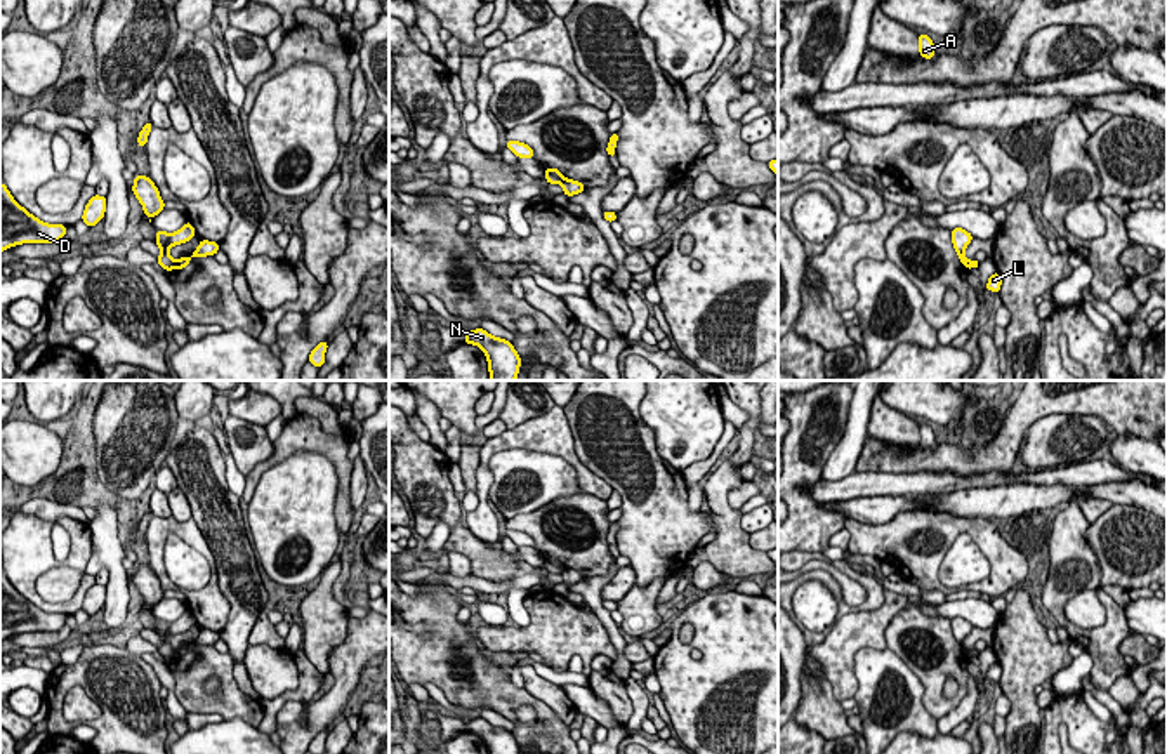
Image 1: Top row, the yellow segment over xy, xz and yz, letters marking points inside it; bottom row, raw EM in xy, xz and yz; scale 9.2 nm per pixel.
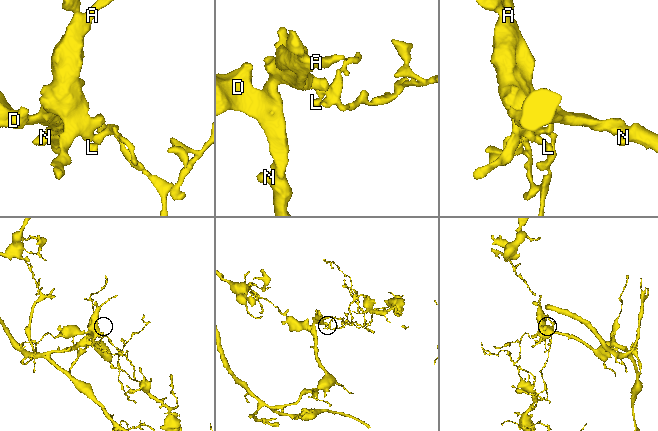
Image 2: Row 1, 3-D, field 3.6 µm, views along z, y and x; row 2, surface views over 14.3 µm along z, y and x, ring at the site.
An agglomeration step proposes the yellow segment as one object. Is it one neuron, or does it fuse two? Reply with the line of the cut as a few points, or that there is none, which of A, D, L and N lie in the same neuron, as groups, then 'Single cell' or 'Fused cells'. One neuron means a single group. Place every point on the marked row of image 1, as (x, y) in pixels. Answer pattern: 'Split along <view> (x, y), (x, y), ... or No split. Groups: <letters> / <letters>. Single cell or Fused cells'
Split along xy (176, 261), (174, 268). Groups: A D N / L. Fused cells

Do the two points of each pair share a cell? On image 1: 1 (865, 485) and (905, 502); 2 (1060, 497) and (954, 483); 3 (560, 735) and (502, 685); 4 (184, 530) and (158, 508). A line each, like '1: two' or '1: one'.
1: two
2: two
3: one
4: two

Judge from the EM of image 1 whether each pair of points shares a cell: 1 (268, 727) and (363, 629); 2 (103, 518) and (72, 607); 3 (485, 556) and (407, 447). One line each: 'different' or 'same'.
1: different
2: different
3: same

